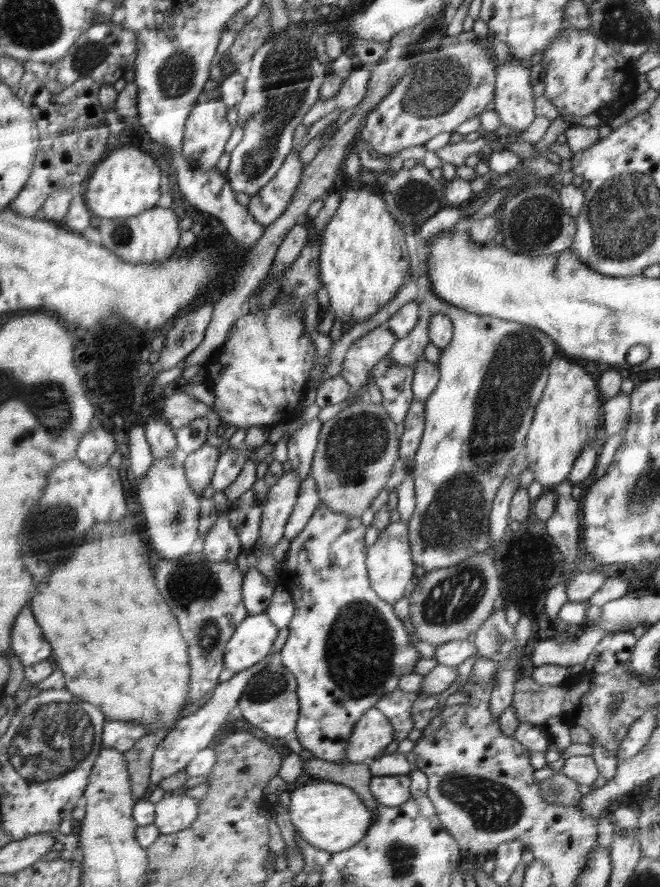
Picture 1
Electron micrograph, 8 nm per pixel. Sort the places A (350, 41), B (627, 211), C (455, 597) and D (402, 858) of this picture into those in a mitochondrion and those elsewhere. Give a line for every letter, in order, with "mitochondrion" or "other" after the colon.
A: other
B: mitochondrion
C: mitochondrion
D: mitochondrion

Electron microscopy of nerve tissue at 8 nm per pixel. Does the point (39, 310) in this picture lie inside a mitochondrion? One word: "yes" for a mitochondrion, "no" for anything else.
no

